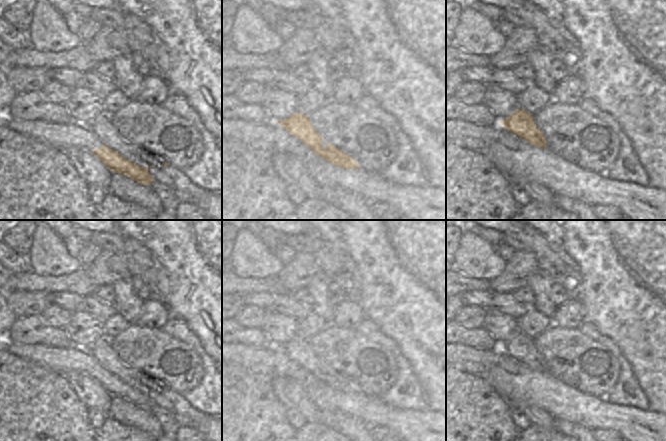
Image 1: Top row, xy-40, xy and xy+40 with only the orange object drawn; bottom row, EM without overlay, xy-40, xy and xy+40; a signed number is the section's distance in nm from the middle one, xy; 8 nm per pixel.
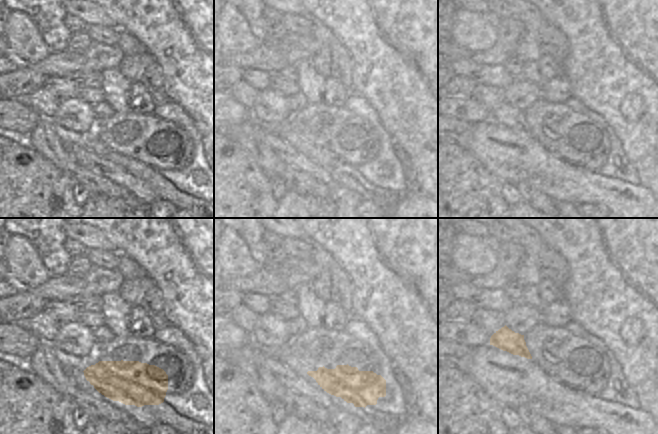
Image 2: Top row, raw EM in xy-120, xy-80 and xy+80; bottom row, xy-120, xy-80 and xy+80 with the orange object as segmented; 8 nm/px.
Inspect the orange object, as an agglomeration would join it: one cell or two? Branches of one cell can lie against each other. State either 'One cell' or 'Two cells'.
Two cells

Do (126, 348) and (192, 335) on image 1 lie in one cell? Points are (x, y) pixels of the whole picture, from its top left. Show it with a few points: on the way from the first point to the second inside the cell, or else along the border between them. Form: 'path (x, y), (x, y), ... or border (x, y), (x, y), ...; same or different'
border (154, 329), (165, 330), (196, 351); different

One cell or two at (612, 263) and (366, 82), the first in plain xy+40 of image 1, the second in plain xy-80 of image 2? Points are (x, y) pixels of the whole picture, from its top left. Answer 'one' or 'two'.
one

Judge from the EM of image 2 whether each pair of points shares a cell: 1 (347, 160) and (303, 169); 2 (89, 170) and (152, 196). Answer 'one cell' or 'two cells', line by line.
1: two cells
2: one cell

